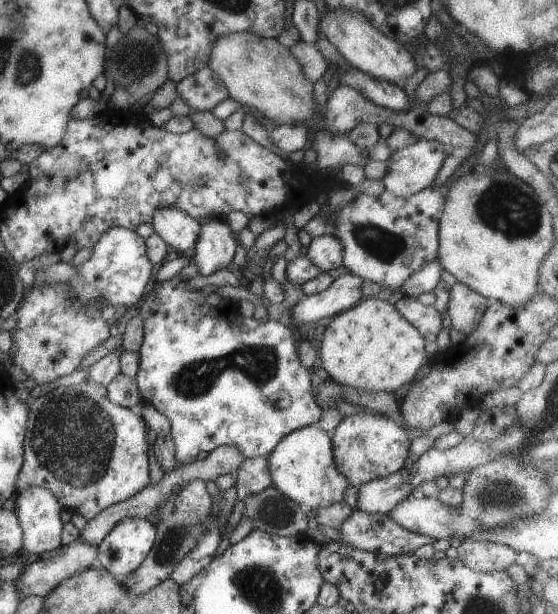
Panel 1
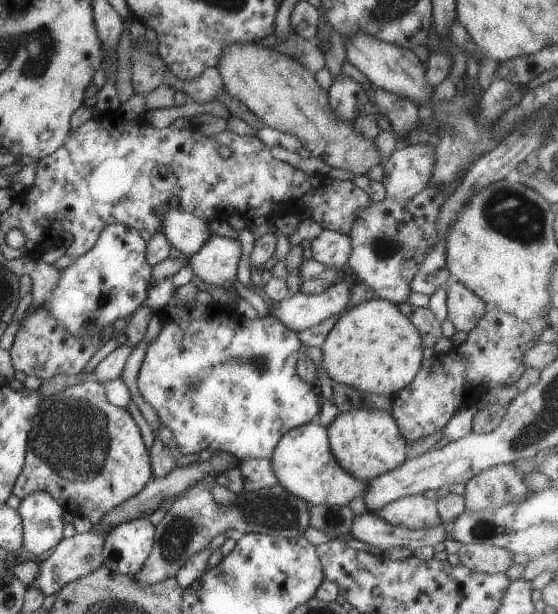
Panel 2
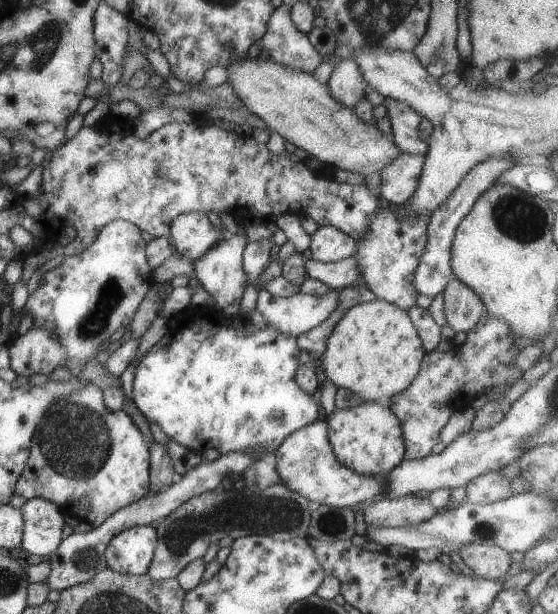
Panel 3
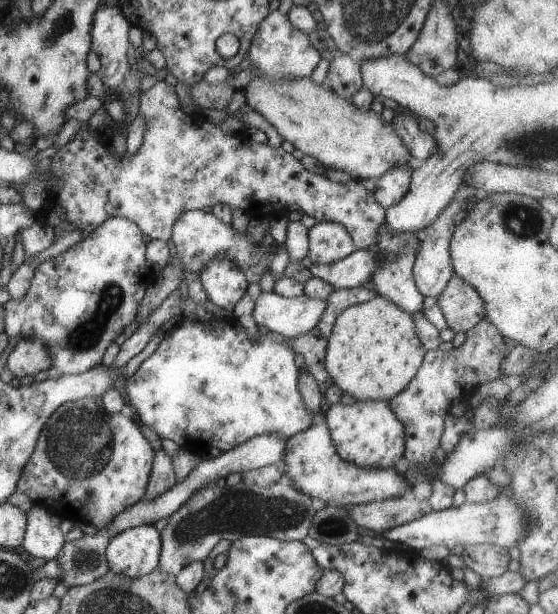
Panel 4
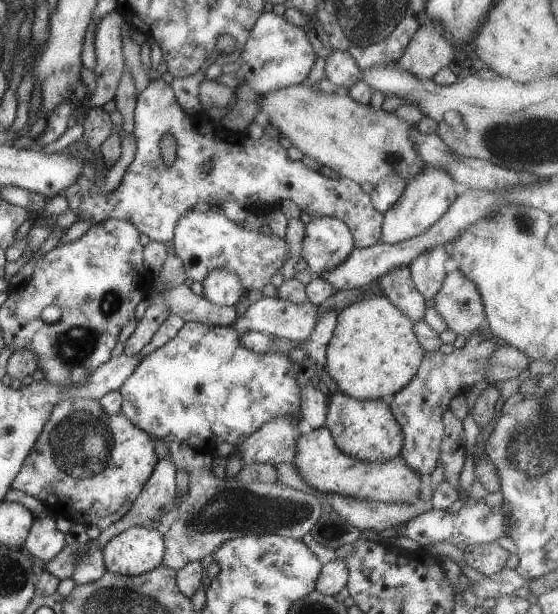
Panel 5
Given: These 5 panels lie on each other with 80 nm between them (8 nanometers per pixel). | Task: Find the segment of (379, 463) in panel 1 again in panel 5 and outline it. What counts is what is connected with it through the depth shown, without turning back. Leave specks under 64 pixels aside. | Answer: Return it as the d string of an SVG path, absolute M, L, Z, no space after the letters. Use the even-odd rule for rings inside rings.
M334 390L326 406L324 425L329 429L338 450L351 458L383 462L400 454L404 436L387 399L360 401Z

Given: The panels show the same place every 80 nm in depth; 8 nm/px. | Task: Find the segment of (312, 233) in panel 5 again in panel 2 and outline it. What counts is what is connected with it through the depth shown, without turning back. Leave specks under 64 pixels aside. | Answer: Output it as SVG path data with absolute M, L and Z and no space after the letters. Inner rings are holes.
M322 230L311 241L311 259L315 262L333 268L346 266L346 260L351 250L349 237L342 233Z

